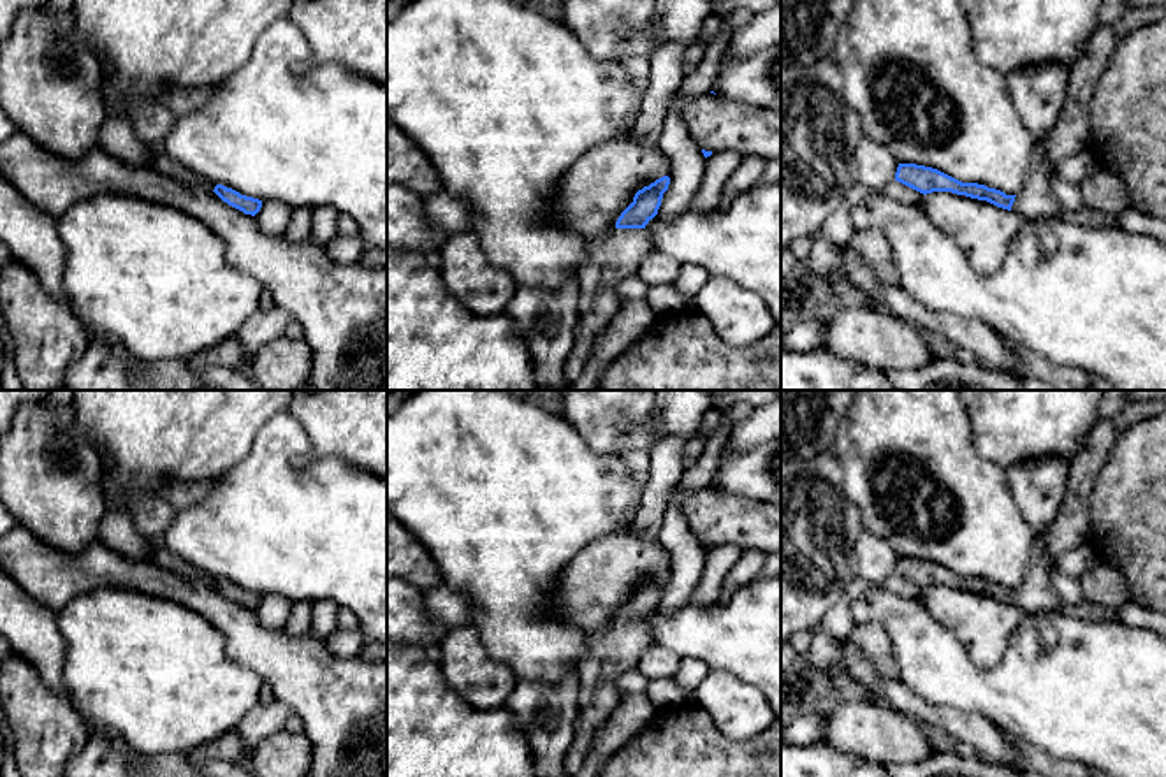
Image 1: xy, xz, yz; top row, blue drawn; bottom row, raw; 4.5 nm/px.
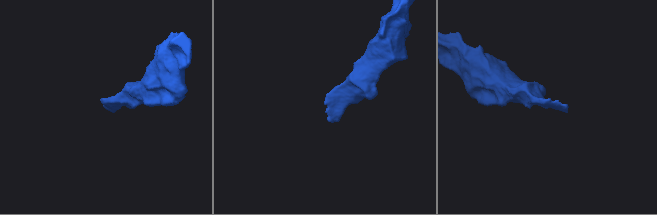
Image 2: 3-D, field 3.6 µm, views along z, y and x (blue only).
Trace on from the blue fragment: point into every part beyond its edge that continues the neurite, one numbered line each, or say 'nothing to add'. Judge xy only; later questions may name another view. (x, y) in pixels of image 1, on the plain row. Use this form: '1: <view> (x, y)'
1: xy (164, 558)

